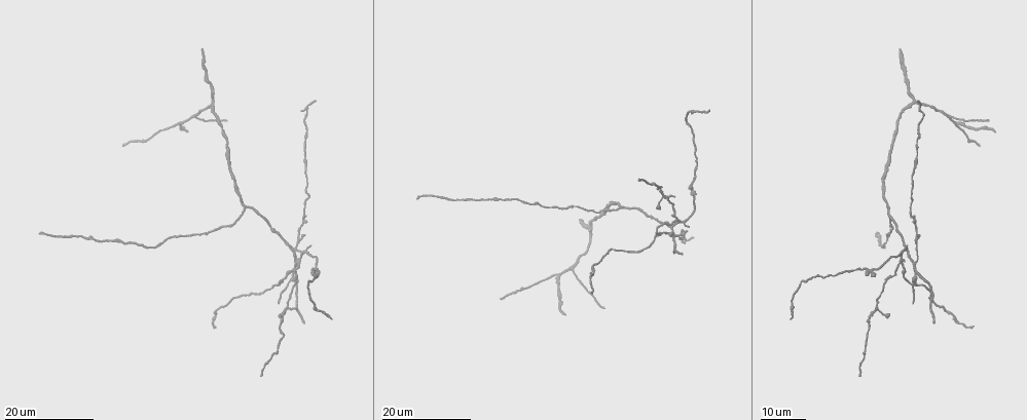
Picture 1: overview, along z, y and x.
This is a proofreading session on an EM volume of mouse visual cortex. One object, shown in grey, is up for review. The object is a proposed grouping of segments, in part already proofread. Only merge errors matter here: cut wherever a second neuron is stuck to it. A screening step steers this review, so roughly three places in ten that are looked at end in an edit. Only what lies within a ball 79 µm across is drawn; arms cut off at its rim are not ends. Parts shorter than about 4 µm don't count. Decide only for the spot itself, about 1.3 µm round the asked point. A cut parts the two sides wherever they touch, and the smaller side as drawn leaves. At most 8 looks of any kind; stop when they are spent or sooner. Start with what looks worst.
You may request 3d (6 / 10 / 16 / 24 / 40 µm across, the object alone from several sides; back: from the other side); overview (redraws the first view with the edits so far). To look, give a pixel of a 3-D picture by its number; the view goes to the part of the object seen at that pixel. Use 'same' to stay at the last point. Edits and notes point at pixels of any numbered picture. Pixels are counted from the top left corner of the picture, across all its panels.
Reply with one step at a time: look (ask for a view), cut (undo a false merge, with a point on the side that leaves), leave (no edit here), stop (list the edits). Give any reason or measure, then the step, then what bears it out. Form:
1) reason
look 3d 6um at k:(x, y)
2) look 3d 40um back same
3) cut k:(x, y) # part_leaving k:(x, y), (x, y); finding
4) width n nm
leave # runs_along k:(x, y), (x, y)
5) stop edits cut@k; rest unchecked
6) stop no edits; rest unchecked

four arms meet
look 3d 24um at 1:(301, 254)

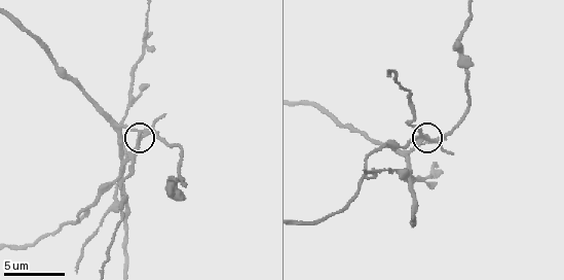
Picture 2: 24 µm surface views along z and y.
look 3d 6um at 2:(429, 141)

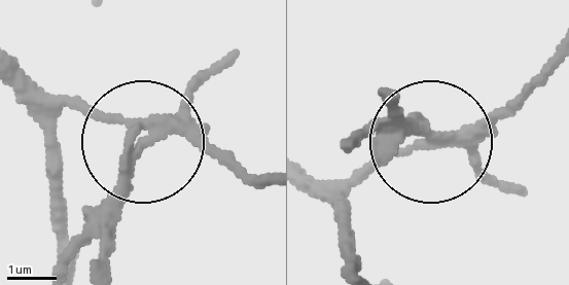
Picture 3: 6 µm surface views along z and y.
cut 3:(120, 175) # part_leaving 3:(169, 128), (74, 258); a second neuron is stuck on

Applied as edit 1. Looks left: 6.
look overview

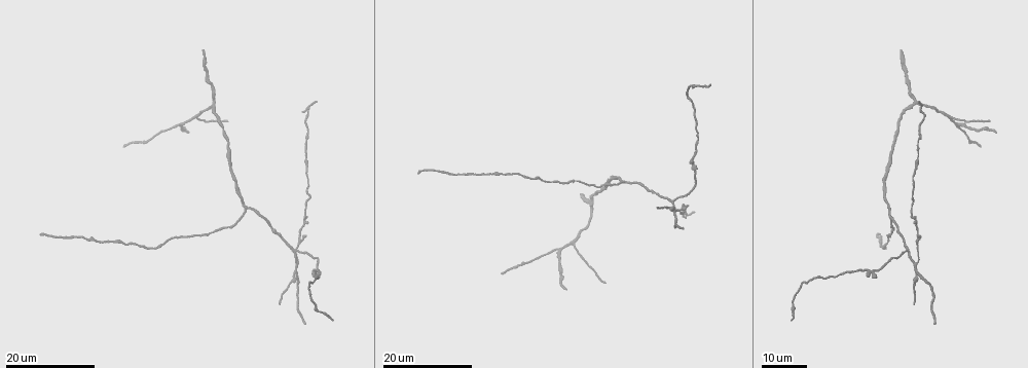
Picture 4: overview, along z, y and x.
two arms in line, one across
look 3d 16um at 4:(194, 116)

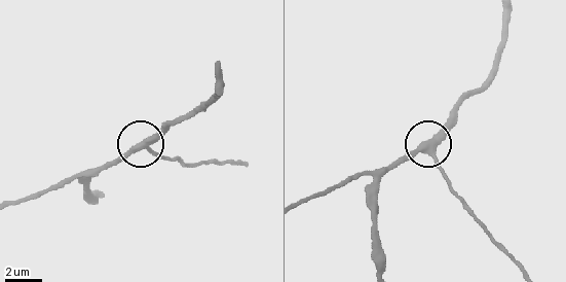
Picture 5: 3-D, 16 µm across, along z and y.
closer look
look 3d 6um at 5:(426, 148)

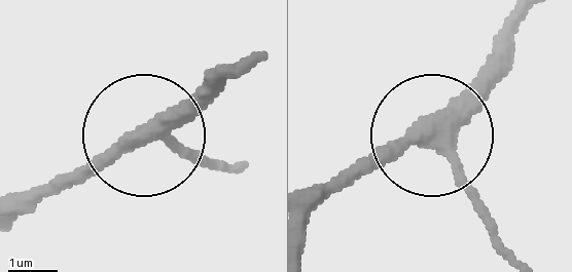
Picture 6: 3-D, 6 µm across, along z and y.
width 320 nm
leave # runs_along 6:(243, 64), (144, 125), (222, 165); continuous, no second neuron

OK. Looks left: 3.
three-way junction
look 3d 24um at 4:(916, 99)

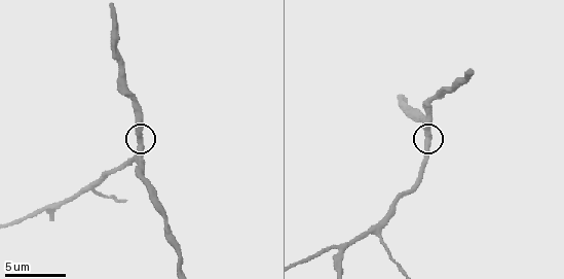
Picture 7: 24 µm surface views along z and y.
look 3d 6um at 7:(140, 142)

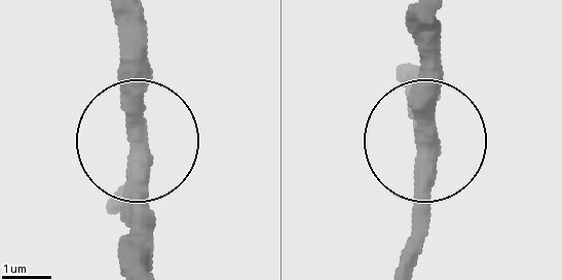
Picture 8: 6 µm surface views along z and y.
side_arm 14 um; arms 3
leave # one neuron here

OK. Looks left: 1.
stop edits cut@3; rest unchecked

